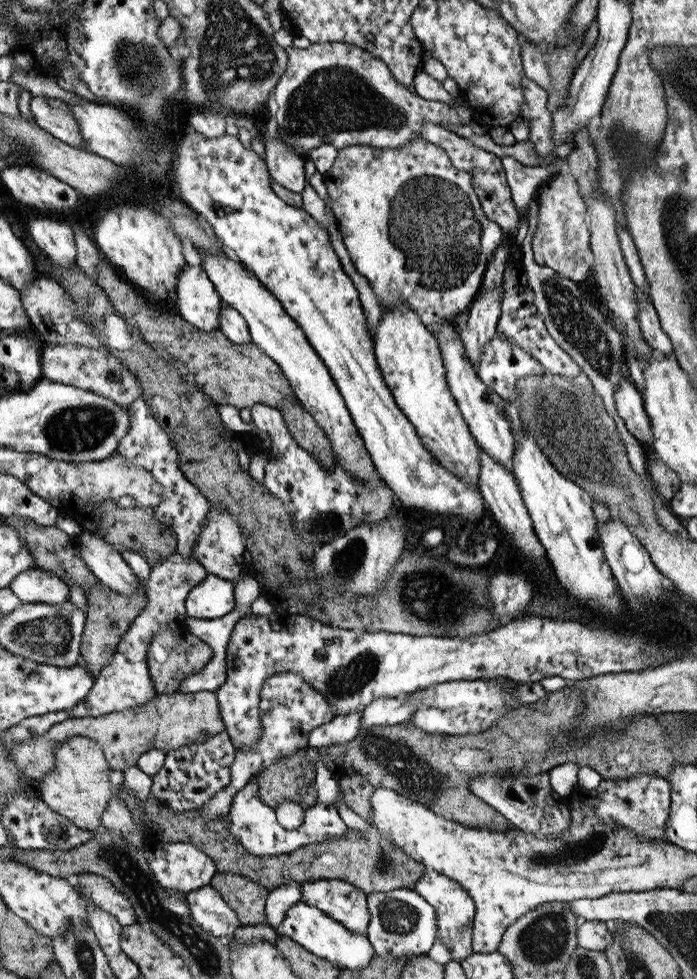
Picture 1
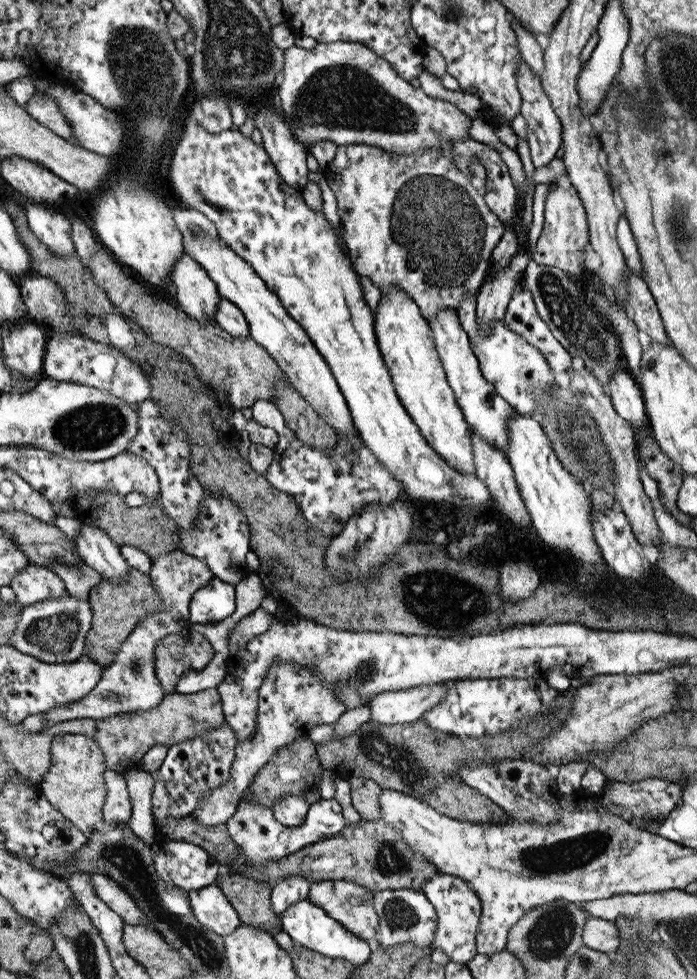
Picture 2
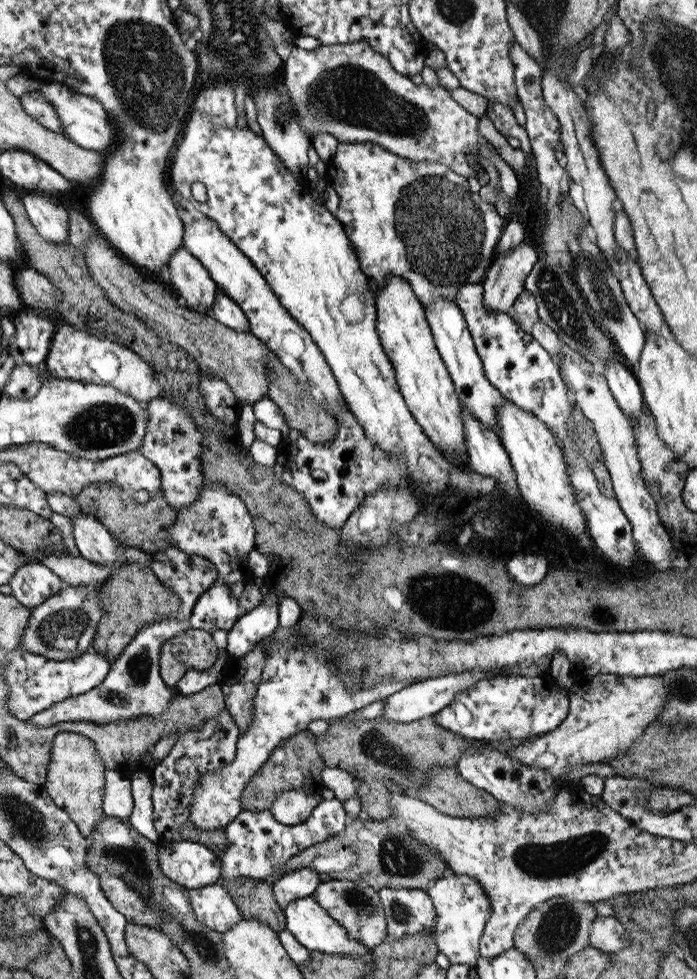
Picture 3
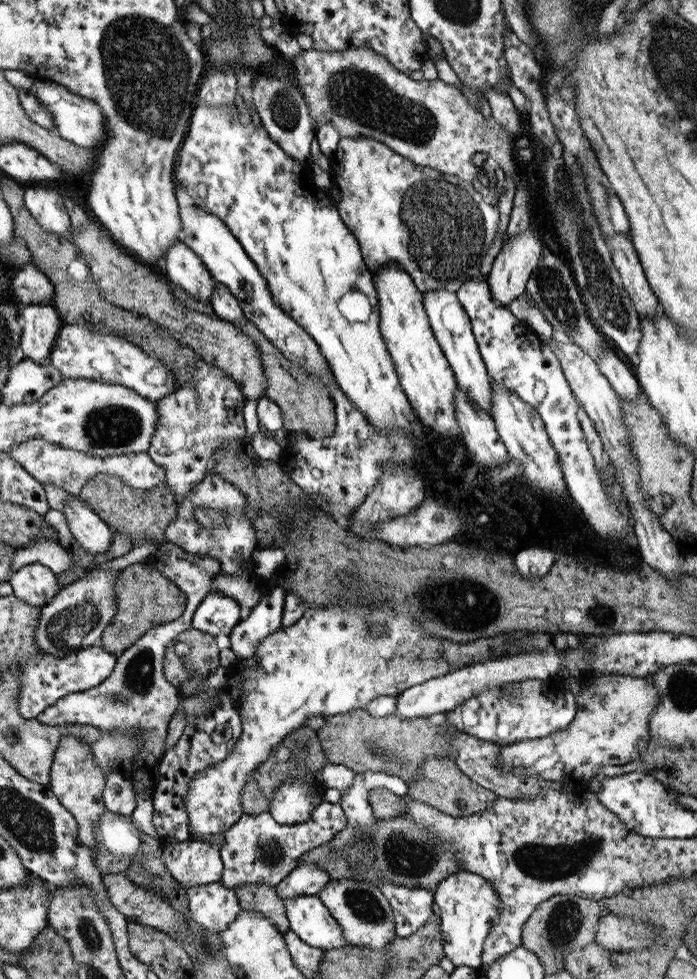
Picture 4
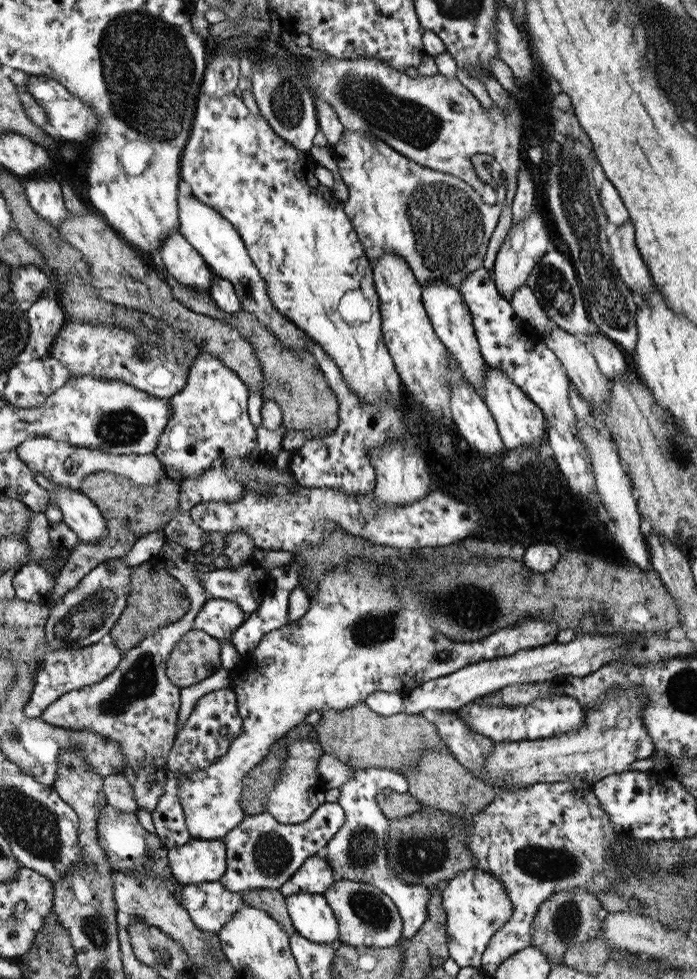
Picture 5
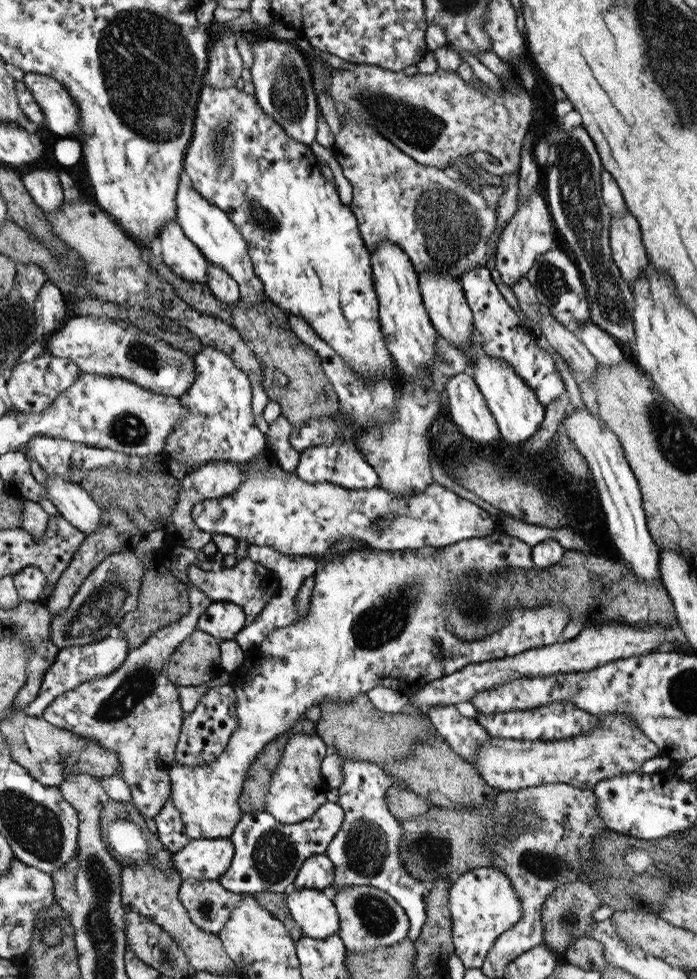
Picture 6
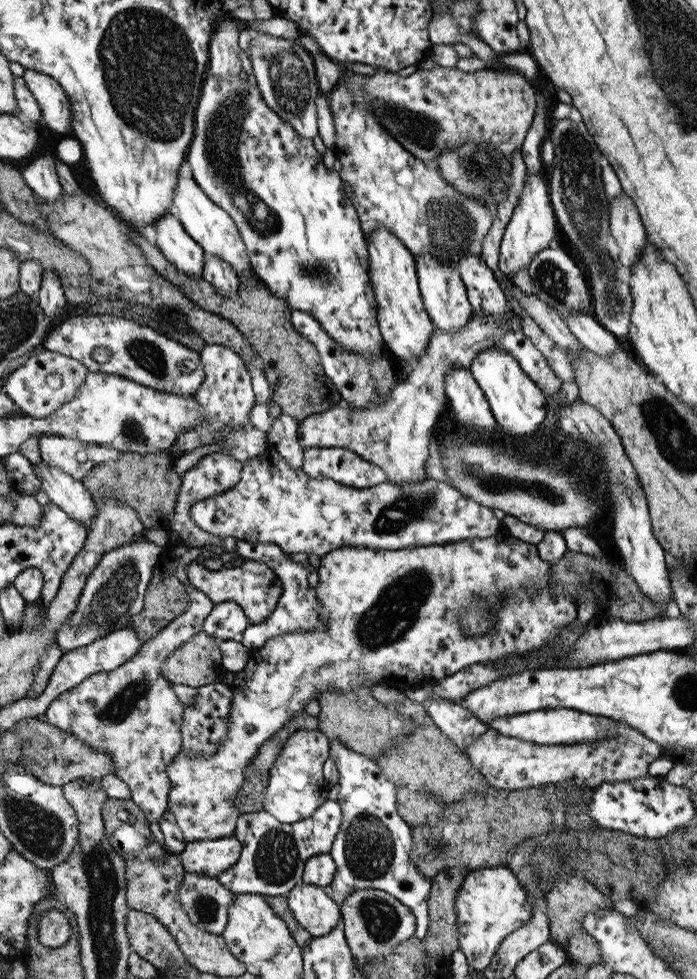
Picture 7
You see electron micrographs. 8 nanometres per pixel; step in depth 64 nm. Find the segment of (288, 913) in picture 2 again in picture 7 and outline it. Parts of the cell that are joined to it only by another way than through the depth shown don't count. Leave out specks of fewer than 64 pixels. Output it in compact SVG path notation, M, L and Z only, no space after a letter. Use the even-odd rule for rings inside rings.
M299 883L286 898L294 919L313 937L328 934L342 920L341 908L322 886Z

